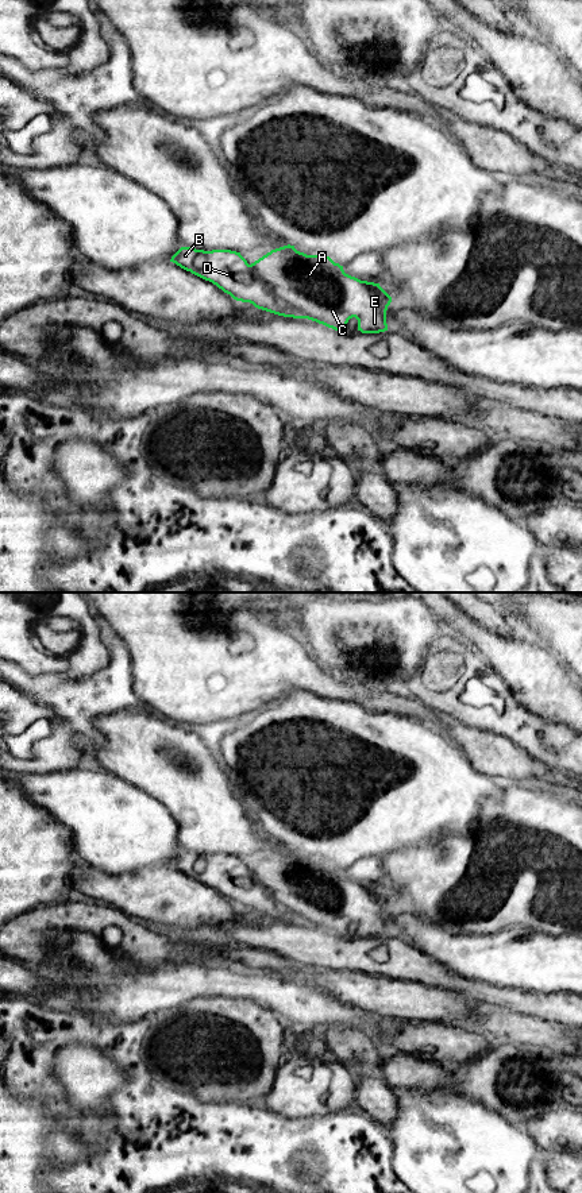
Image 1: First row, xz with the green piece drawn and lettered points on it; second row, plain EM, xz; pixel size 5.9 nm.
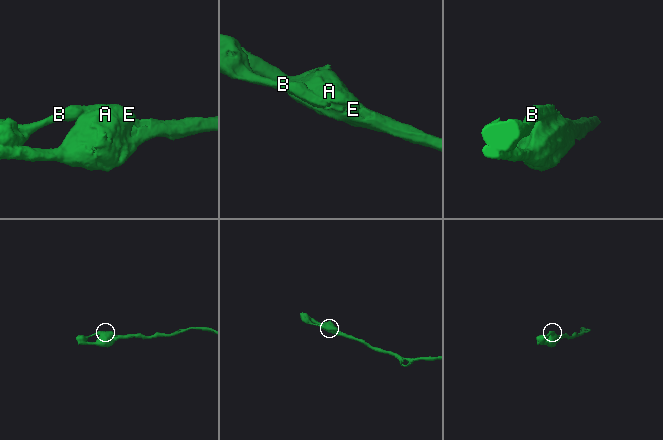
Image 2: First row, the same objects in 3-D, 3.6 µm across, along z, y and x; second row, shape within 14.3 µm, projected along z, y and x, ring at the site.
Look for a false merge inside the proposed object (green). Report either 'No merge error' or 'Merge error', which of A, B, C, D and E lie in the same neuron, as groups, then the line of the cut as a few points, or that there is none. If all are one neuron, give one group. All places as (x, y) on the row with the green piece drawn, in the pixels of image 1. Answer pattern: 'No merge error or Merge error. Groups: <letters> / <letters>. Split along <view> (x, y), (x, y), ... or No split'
Merge error. Groups: A C E / B D. Split along xz (249, 265), (251, 271), (278, 298), (307, 317)

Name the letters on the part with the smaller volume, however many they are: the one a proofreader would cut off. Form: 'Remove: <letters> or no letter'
Remove: B, D

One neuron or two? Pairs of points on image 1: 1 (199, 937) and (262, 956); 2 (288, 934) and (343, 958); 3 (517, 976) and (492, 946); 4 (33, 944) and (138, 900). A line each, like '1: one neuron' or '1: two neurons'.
1: one neuron
2: one neuron
3: one neuron
4: two neurons

